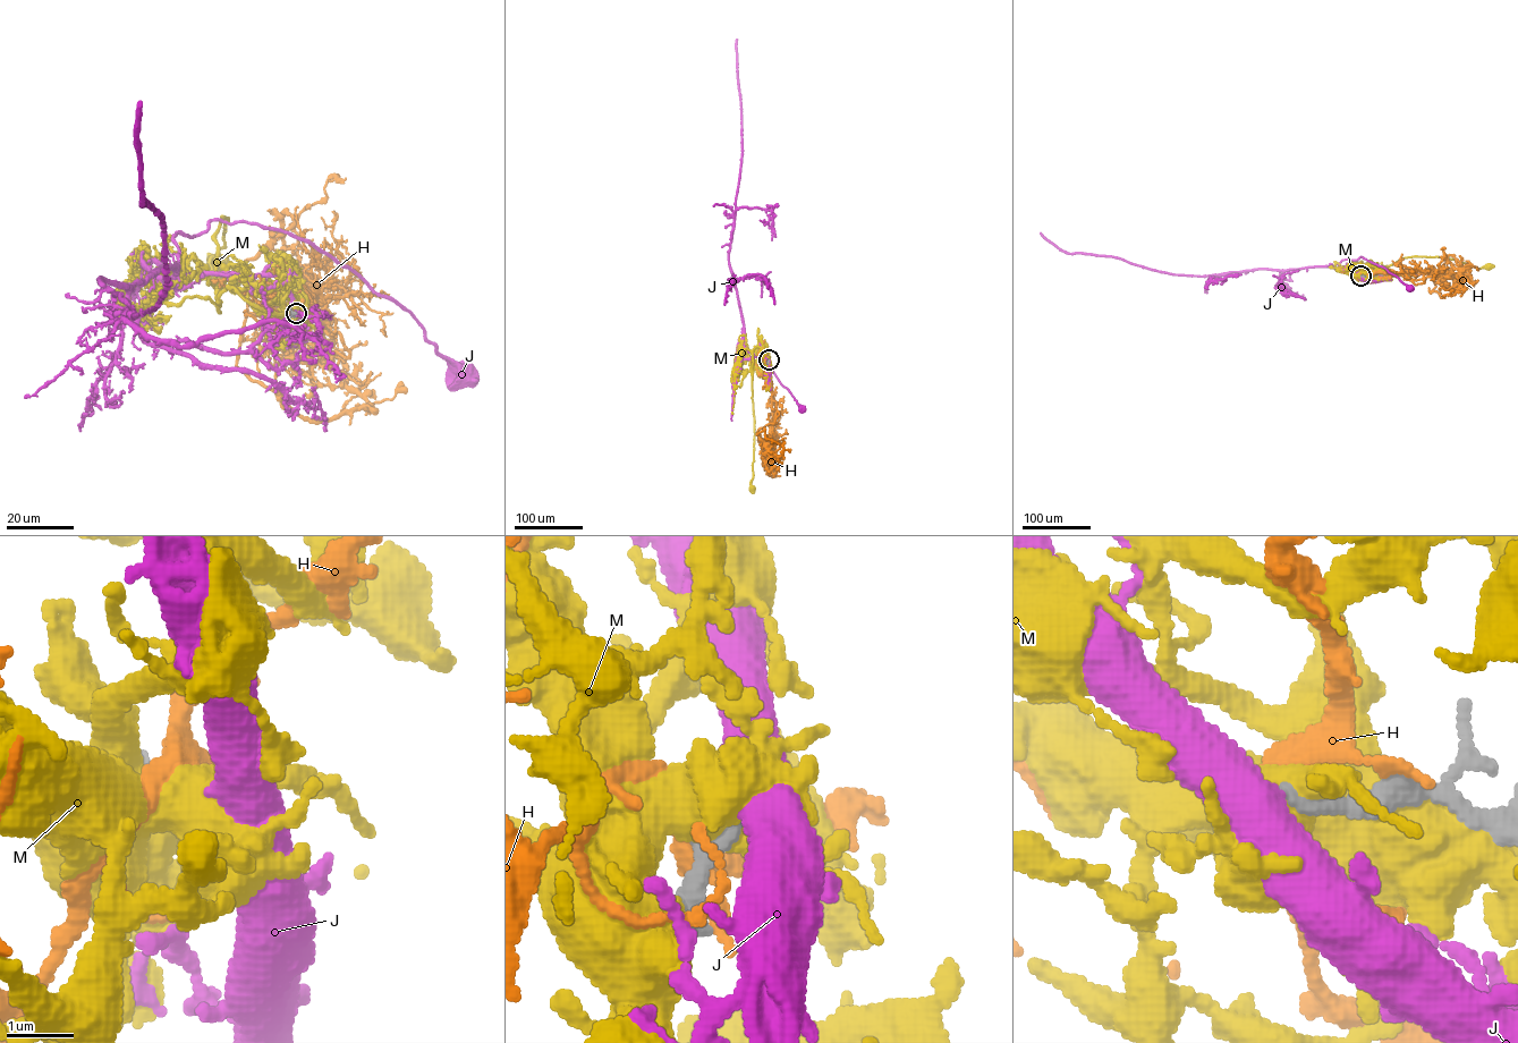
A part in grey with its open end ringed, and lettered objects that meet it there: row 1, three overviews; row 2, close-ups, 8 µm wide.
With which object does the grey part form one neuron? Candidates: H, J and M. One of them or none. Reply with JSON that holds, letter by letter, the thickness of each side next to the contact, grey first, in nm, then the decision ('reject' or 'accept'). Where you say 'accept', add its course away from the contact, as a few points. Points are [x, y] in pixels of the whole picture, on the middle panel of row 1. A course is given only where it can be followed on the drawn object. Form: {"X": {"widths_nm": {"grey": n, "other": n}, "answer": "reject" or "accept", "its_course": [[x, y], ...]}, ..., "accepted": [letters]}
{"H": {"widths_nm": {"grey": 200, "other": 360}, "answer": "reject"}, "J": {"widths_nm": {"grey": 260, "other": 550}, "answer": "accept", "its_course": [[769, 359], [765, 354], [738, 357], [738, 344], [744, 333], [747, 355], [769, 366], [803, 409]]}, "M": {"widths_nm": {"grey": 320, "other": 600}, "answer": "reject"}, "accepted": ["J"]}

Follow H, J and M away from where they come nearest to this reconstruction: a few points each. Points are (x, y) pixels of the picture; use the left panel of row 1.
H: (294, 312), (293, 333), (319, 286), (294, 338), (242, 338), (237, 361), (285, 408), (332, 420), (400, 382)
J: (296, 313), (279, 277), (145, 264), (170, 278), (176, 234), (214, 220), (290, 232), (409, 312), (464, 378)
M: (295, 313), (307, 315), (303, 295), (248, 281), (218, 289), (215, 234), (227, 218), (218, 269)

